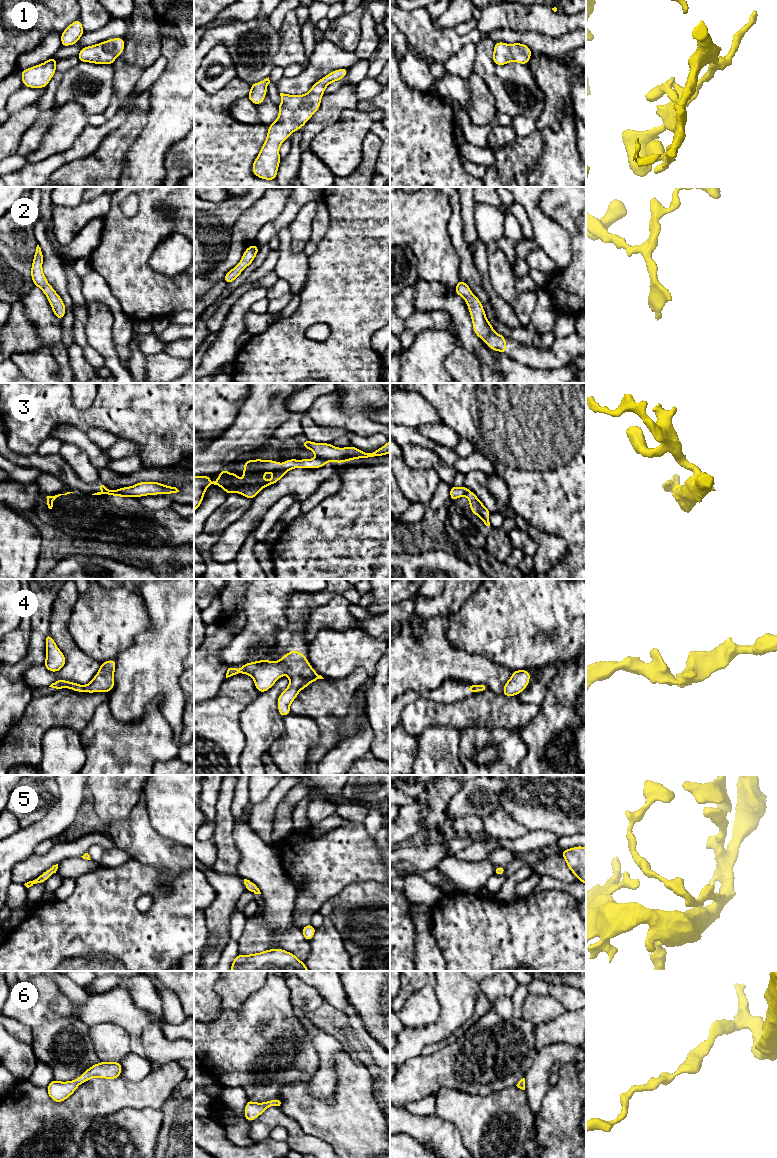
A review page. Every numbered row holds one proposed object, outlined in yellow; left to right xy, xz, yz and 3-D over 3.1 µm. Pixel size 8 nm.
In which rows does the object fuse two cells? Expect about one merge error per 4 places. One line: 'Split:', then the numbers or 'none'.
Split: 3

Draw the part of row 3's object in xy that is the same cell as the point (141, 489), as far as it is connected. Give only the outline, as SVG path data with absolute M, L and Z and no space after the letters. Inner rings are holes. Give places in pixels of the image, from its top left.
M138 482L129 487L119 488L118 491L128 497L143 497L147 495L174 494L179 492L176 487L166 486L160 482Z

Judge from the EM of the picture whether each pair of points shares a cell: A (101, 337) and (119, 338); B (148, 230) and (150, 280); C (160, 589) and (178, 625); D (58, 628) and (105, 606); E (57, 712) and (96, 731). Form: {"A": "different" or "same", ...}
{"A": "different", "B": "same", "C": "same", "D": "different", "E": "different"}

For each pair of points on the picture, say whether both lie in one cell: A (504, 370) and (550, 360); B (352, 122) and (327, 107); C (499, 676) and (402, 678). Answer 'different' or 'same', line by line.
A: different
B: different
C: same

